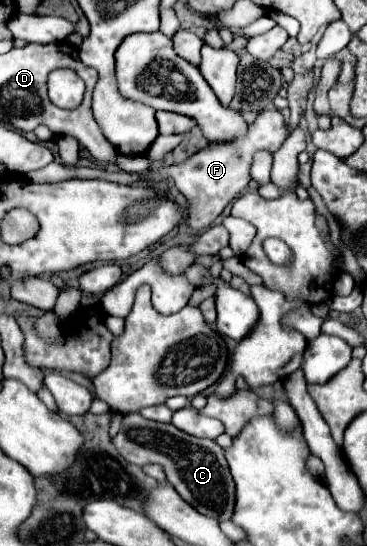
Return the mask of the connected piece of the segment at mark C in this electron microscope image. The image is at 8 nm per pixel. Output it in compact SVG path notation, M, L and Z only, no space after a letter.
M136 413L124 417L122 429L116 437L112 437L112 443L118 453L134 465L144 467L148 463L160 463L166 471L168 481L180 493L180 497L202 515L216 521L230 519L234 511L234 481L224 459L224 449L216 441L190 437L184 431L176 429L172 423L148 421Z

